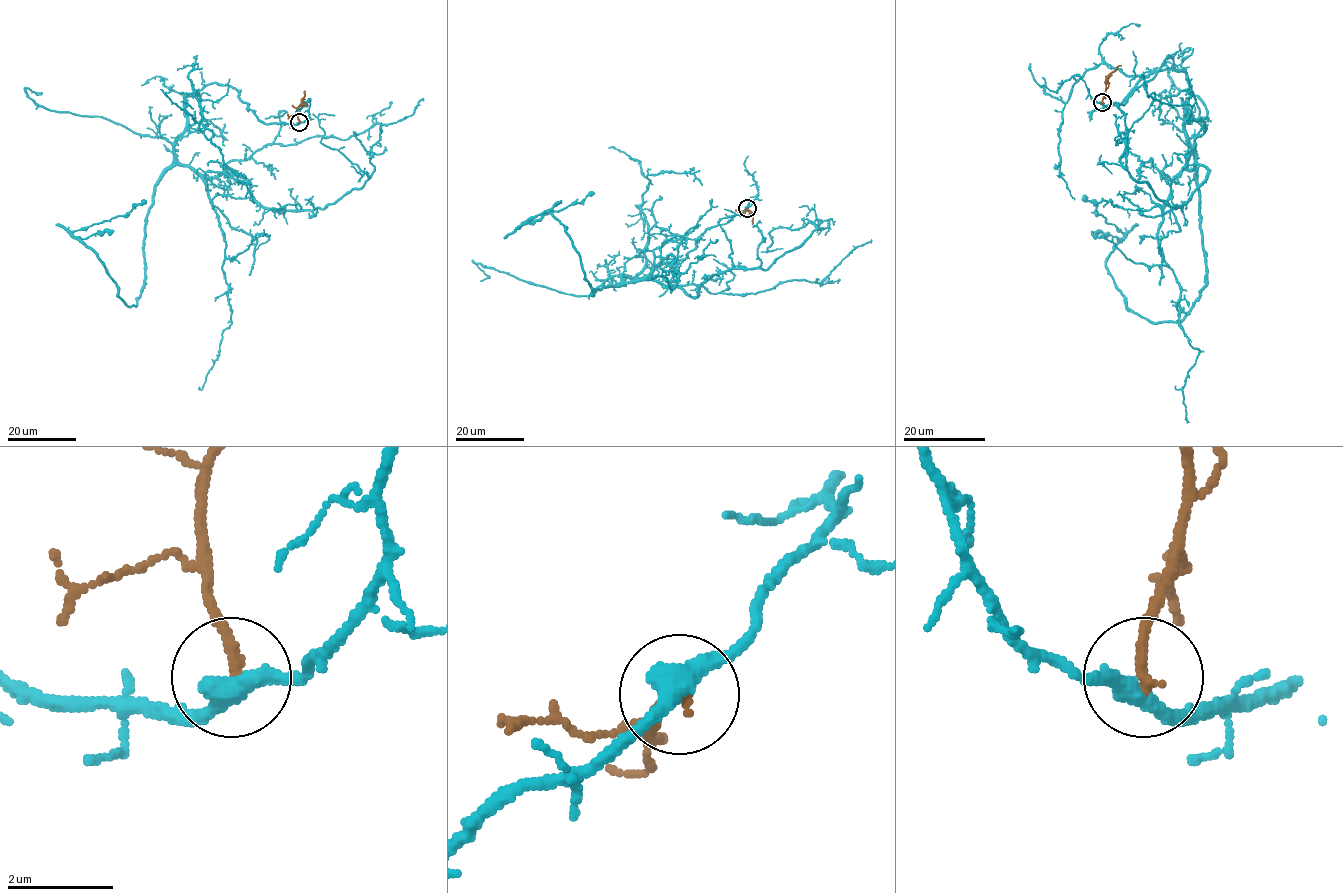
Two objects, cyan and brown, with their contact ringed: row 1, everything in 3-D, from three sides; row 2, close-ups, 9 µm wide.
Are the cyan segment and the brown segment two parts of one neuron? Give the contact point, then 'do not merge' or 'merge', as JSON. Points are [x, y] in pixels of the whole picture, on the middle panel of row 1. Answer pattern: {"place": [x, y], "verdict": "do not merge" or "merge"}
{"place": [747, 208], "verdict": "merge"}

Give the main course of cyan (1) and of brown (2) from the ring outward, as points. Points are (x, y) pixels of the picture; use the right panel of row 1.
1: (1102, 103), (1169, 56), (1187, 75), (1206, 287), (1180, 321), (1127, 306), (1106, 267), (1124, 236), (1084, 197)
2: (1102, 103), (1106, 78), (1121, 65)

